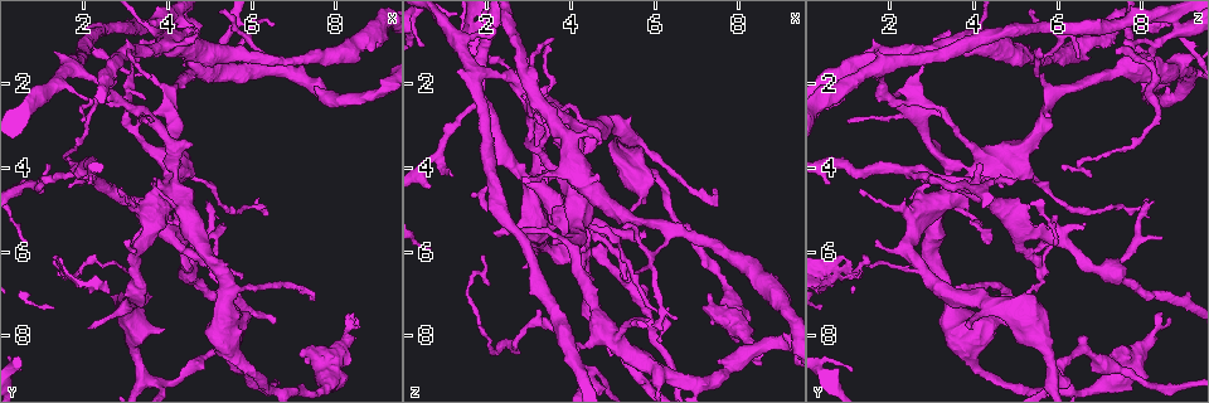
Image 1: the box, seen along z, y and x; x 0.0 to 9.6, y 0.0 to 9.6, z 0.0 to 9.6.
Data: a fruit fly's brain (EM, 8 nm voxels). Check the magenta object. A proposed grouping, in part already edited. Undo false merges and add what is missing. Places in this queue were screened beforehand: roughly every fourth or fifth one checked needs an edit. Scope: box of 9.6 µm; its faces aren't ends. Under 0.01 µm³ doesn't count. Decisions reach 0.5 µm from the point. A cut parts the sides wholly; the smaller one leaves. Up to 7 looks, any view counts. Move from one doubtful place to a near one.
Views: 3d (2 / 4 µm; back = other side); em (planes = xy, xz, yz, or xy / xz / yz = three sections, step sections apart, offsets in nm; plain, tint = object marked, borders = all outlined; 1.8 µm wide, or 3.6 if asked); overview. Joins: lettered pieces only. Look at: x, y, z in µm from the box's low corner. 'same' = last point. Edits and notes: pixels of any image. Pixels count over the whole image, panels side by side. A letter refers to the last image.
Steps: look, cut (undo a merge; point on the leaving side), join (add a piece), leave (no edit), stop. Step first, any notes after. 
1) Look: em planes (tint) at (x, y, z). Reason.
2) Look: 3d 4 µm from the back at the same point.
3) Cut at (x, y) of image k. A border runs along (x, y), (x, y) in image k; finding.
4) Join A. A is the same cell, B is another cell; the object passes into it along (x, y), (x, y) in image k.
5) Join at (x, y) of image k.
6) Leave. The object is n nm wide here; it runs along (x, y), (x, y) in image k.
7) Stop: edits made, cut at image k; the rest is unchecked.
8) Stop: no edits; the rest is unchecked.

Look: 3d 2 µm at (3.55, 1.85, 0.85). Branch stops here.

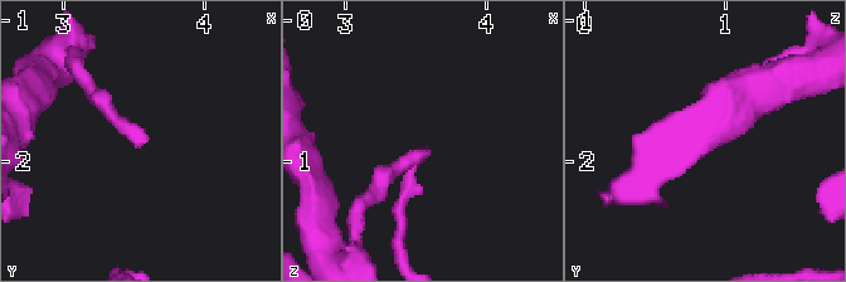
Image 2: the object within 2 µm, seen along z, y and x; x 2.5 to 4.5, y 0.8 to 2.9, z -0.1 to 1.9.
Look: em xy step 8 (borders) at (3.56, 1.86, 0.90). Now the EM.

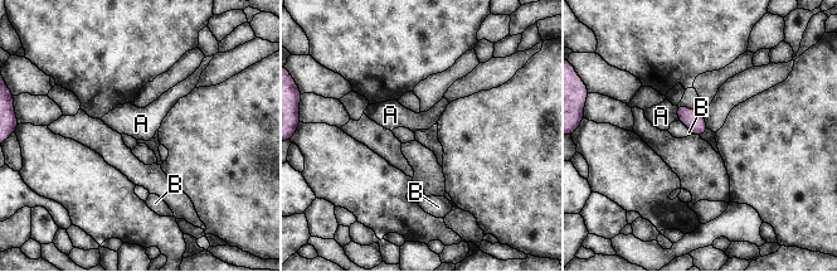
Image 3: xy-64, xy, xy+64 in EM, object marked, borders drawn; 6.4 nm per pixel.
Look: em planes (borders) at the same point. Cut it another way.

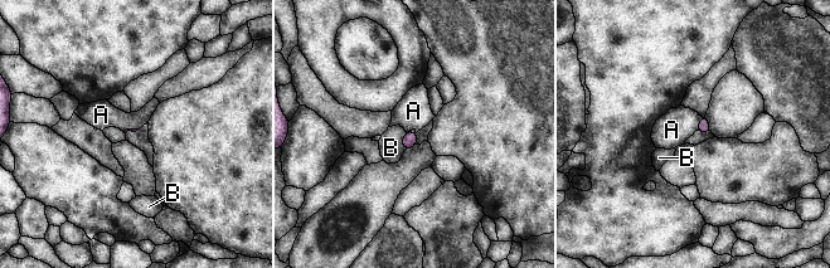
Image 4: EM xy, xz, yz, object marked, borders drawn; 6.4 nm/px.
Leave. The longest contact is with B, 120 nm; A and B are other cells; no lettered piece goes on from it.

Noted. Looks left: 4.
Look: em 3.6 µm yz step 8 (borders) at (4.10, 4.30, 3.50). Narrows sharply.

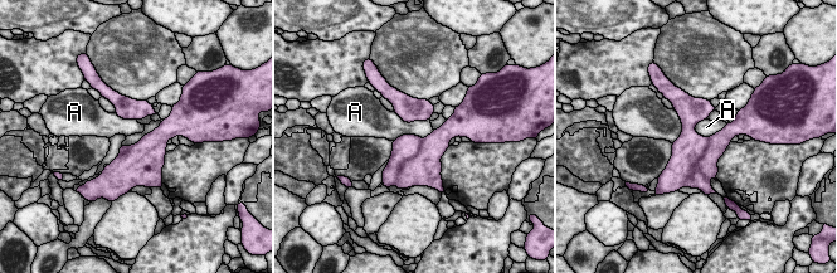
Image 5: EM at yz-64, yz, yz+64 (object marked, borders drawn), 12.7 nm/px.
Cut at (707, 164) of image 5. A is another cell; a border runs along (709, 139), (692, 169), (705, 180) in image 5; a second cell is stuck on.

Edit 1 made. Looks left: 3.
Stop: edits made, cut at image 5; the rest is unchecked.

